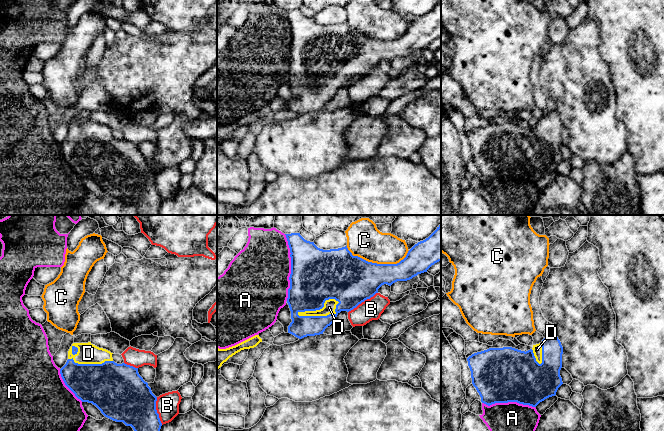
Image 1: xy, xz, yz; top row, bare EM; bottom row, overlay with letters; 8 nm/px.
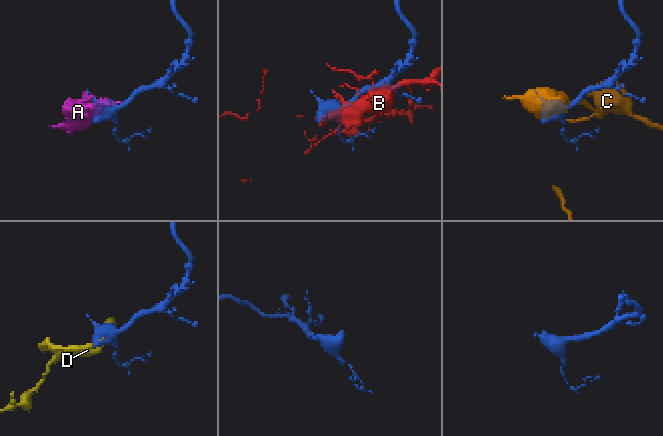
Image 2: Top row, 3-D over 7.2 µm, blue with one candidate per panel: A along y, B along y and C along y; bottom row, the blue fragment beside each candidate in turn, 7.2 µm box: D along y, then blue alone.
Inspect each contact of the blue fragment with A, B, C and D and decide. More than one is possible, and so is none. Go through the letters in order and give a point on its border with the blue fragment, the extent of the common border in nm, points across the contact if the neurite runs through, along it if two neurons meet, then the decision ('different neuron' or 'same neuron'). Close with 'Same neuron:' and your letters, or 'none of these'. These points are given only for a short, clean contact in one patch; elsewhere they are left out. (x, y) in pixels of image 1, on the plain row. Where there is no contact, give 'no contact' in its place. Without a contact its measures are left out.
A: xz (291, 43) | 550 nm | different neuron
B: xz (362, 77) | 280 nm | different neuron
C: xz (378, 40) | 500 nm | different neuron
D: xz (319, 85) | 360 nm | same neuron
Same neuron: D

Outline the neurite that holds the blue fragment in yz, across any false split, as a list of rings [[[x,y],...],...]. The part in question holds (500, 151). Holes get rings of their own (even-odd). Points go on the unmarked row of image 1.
[[[556,110],[544,114],[528,127],[512,123],[489,124],[467,134],[472,160],[481,178],[490,182],[495,179],[517,178],[536,183],[545,175],[555,172],[563,160],[560,152],[563,123]]]

